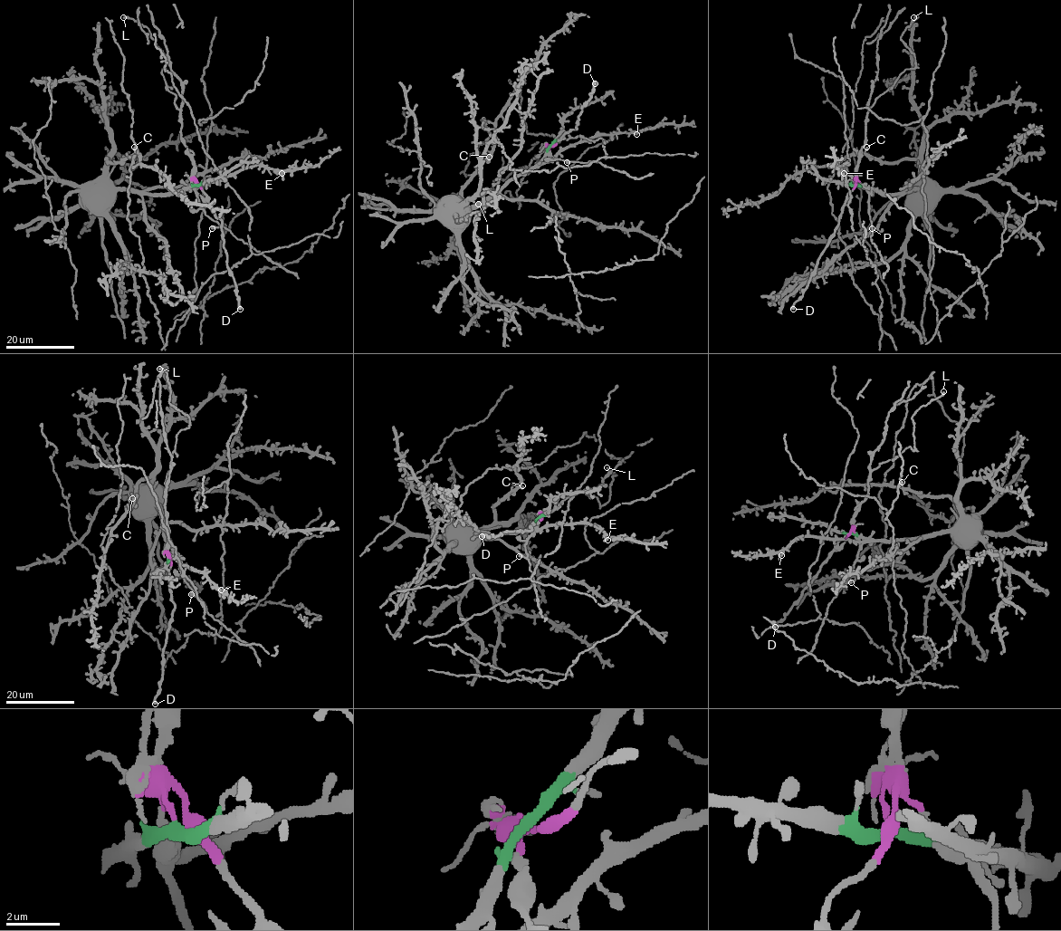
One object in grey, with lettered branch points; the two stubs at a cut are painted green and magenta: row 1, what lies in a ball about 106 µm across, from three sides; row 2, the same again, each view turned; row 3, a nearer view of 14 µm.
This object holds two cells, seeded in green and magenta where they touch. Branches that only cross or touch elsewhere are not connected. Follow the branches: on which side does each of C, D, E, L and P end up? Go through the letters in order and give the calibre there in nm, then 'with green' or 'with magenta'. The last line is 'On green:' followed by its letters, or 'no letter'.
C: calibre 400 nm; with green
D: calibre 550 nm; with magenta
E: calibre 280 nm; with green
L: calibre 360 nm; with magenta
P: calibre 550 nm; with magenta
On green: C, E

